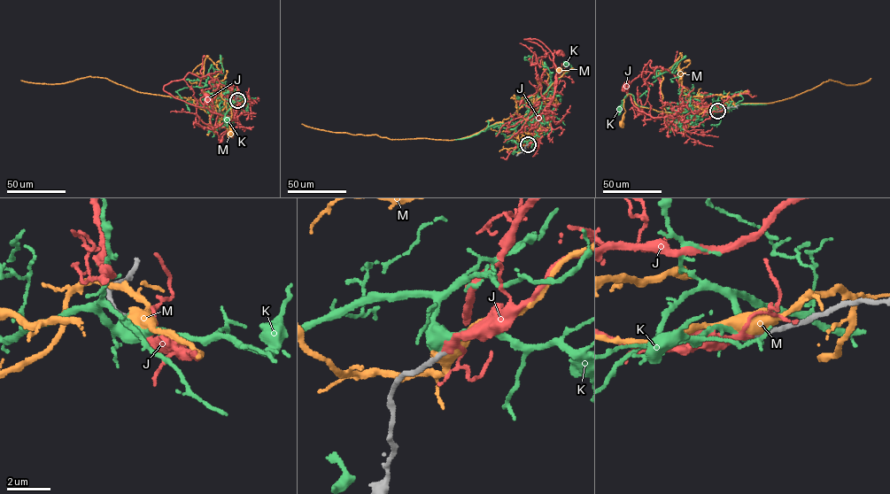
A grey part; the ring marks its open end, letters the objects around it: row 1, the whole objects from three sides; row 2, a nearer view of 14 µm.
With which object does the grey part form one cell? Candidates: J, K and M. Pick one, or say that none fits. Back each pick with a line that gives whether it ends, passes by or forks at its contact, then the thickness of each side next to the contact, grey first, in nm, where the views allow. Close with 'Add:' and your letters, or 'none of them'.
J: it passes by; calibres 200 and 240 nm
Add: J

